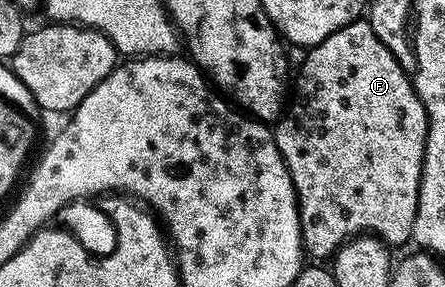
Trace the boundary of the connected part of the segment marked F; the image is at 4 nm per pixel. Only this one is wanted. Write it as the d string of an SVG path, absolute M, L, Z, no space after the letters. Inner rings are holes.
M367 20L352 22L331 32L331 36L327 36L327 40L323 40L309 50L307 60L304 61L292 83L291 94L291 101L272 127L272 132L275 144L287 164L287 172L291 172L291 184L297 193L297 207L301 217L301 245L305 247L306 255L313 260L332 259L343 243L350 242L358 235L379 238L393 248L403 245L405 241L408 243L413 236L429 121L427 112L423 108L411 80L399 64L397 54L391 48L387 48L387 44L383 44L383 40L379 40L379 36L375 36L375 28L371 28L371 24Z

